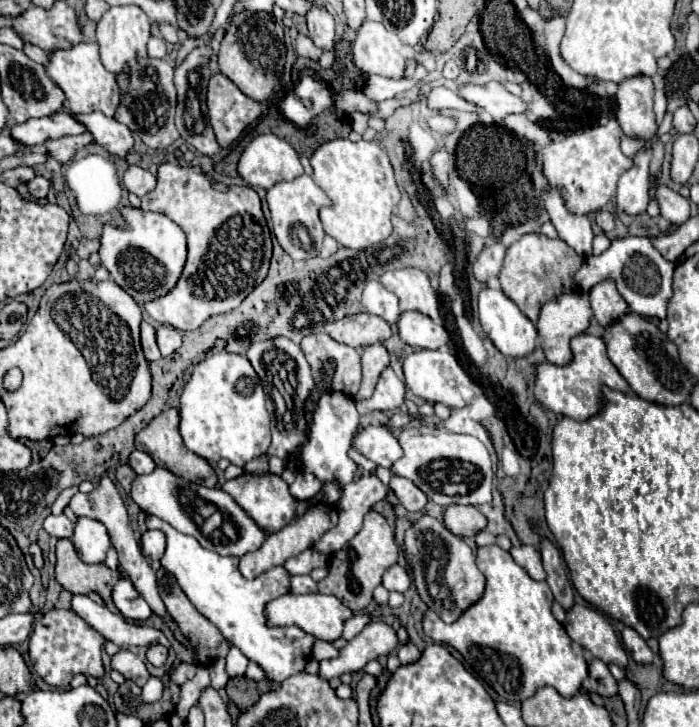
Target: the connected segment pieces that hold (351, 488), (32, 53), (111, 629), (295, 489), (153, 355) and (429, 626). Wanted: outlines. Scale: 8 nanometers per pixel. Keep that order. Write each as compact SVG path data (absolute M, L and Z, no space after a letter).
M362 476L348 484L348 488L342 490L342 500L338 504L340 520L334 528L330 528L316 544L314 548L318 552L336 552L340 550L360 528L364 514L384 498L386 486L374 476Z
M26 44L26 46L24 46L24 52L26 52L26 54L28 54L32 60L36 60L36 62L40 62L40 64L50 62L50 54L48 54L48 52L44 52L40 46Z
M82 594L74 596L72 598L72 610L88 626L92 626L96 632L100 632L106 640L114 642L122 650L148 648L152 644L164 644L164 646L168 646L168 650L172 650L168 638L160 630L130 624L120 614L110 612L104 604L96 604L88 596L82 596Z
M298 474L296 480L290 484L290 494L296 500L304 500L304 502L314 498L320 490L322 490L322 484L312 474Z
M142 322L142 348L144 348L144 354L148 356L148 362L162 358L156 344L156 328L148 322Z
M496 544L478 548L476 566L486 576L484 596L472 608L468 608L468 612L464 612L454 624L444 624L432 610L428 610L422 622L424 632L434 642L454 646L464 656L464 660L470 664L470 668L476 672L476 676L484 680L486 684L490 684L500 694L500 698L504 698L506 702L520 704L522 700L534 696L536 690L544 686L552 686L558 690L560 696L572 698L580 690L582 680L588 678L588 662L584 658L584 648L574 644L568 638L564 626L552 616L550 606L552 606L554 596L548 584L532 580L528 572L514 562L510 552L502 550Z

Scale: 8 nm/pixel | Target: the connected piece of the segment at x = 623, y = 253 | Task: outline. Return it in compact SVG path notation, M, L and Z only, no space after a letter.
M626 236L622 240L614 240L610 248L600 256L590 256L582 264L576 274L576 284L584 290L590 290L602 280L614 280L620 296L626 300L632 312L644 318L664 318L666 302L672 296L672 272L674 262L662 258L662 254L654 248L652 236Z

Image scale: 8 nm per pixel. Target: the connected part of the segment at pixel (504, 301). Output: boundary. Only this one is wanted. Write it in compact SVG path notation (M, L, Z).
M482 290L478 296L478 318L480 324L484 328L484 332L488 334L488 338L494 342L494 346L512 358L524 358L530 352L534 352L536 348L536 338L538 338L538 330L536 326L520 312L520 308L502 292L502 290Z

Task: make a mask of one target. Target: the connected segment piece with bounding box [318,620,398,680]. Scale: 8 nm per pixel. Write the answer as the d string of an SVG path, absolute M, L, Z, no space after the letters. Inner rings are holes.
M368 622L366 628L348 642L346 648L340 650L338 658L320 662L320 676L330 680L334 676L342 676L344 672L358 672L370 660L378 656L388 656L398 646L396 630L386 622Z

